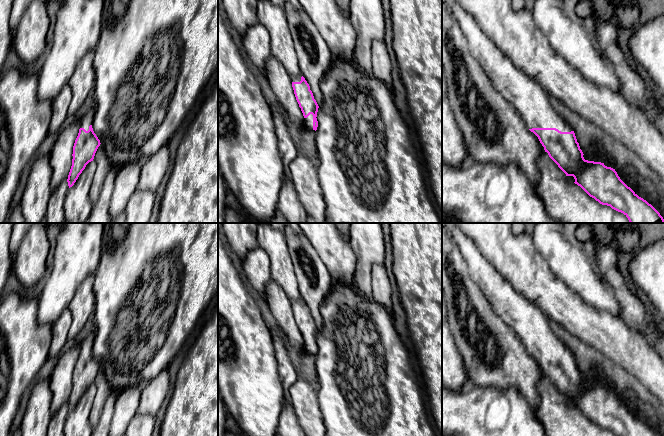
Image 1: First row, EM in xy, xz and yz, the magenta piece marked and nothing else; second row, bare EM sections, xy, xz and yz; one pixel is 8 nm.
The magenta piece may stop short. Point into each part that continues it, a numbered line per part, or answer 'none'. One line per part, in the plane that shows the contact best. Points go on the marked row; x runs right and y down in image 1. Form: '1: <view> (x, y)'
1: yz (530, 100)

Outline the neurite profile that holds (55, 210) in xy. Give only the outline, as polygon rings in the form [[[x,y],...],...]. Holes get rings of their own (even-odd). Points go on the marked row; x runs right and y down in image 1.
[[[63,181],[52,191],[44,217],[46,223],[64,223],[64,201],[68,188],[68,182]]]

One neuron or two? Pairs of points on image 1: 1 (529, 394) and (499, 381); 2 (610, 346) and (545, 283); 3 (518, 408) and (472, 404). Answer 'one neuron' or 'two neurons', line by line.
1: one neuron
2: one neuron
3: one neuron

